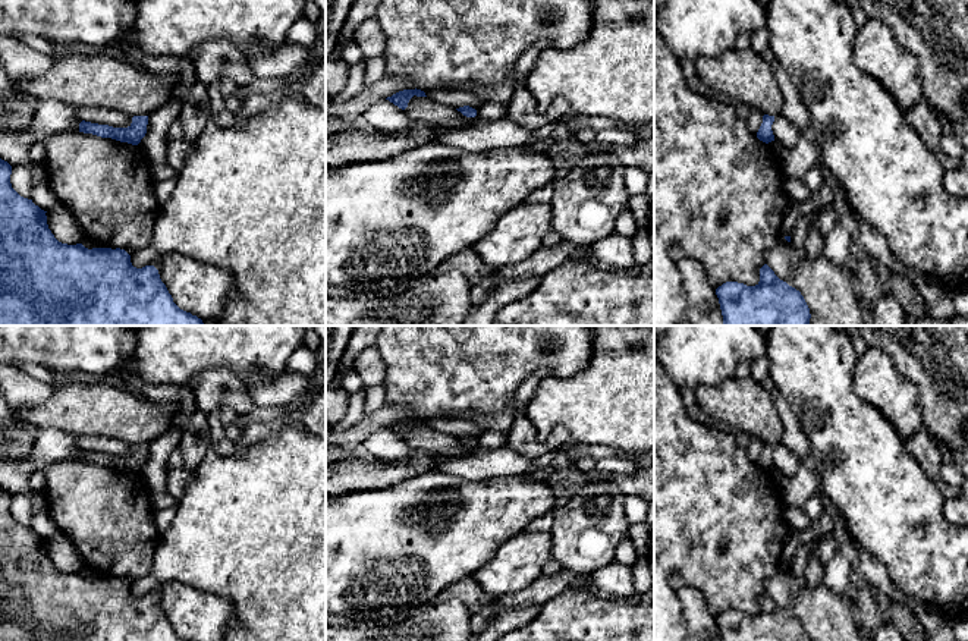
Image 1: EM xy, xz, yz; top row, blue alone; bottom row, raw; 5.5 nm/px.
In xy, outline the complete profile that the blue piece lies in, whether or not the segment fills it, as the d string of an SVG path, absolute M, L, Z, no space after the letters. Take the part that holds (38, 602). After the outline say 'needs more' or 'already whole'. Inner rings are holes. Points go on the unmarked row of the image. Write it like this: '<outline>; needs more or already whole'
M0 487L0 641L186 641L180 638L161 610L158 598L154 594L136 597L131 591L131 584L120 576L92 576L88 578L82 572L67 574L59 571L47 553L44 538L32 531L32 528L21 525L10 512L12 494Z; already whole

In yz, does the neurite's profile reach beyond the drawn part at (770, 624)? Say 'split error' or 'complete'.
complete

